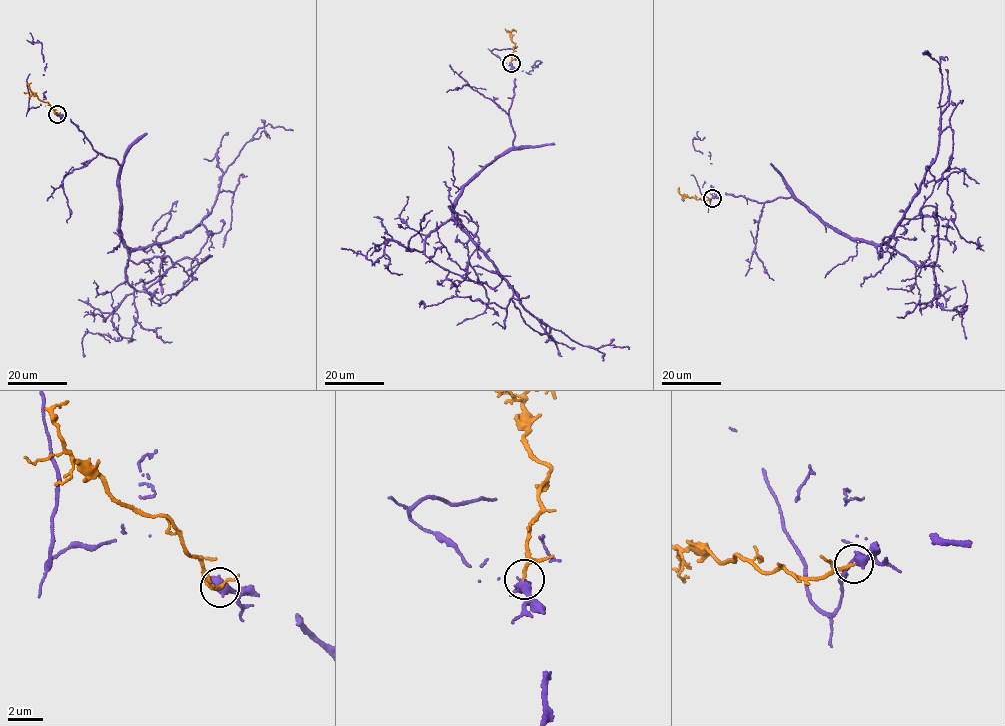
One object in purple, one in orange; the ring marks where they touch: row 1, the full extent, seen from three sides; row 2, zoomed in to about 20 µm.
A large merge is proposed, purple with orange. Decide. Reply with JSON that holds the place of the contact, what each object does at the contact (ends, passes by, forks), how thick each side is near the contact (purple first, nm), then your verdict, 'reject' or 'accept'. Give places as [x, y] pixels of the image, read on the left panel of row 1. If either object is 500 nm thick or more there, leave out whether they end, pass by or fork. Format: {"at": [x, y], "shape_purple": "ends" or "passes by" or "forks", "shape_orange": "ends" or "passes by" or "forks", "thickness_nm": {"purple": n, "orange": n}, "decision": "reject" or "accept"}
{"at": [57, 114], "thickness_nm": {"purple": 650, "orange": 180}, "decision": "accept"}

